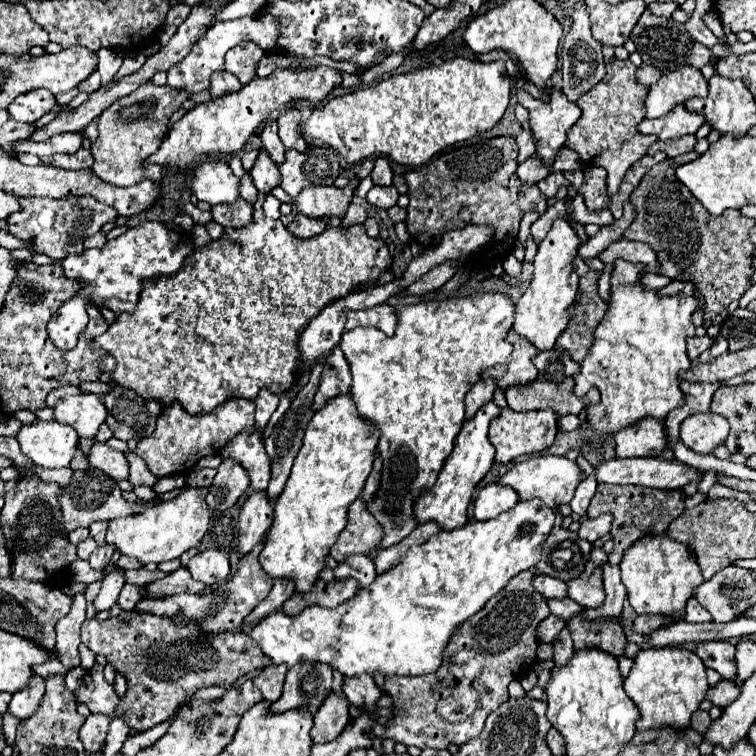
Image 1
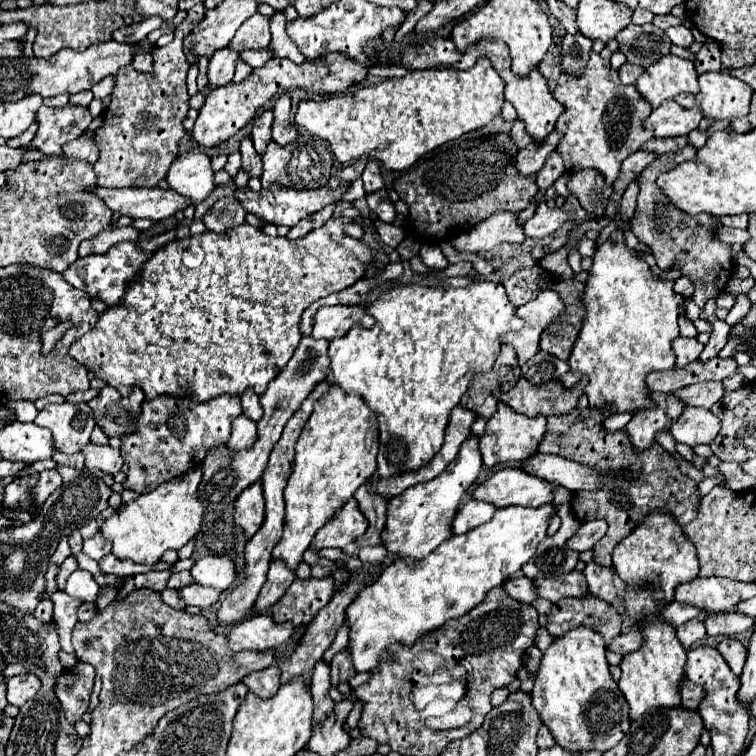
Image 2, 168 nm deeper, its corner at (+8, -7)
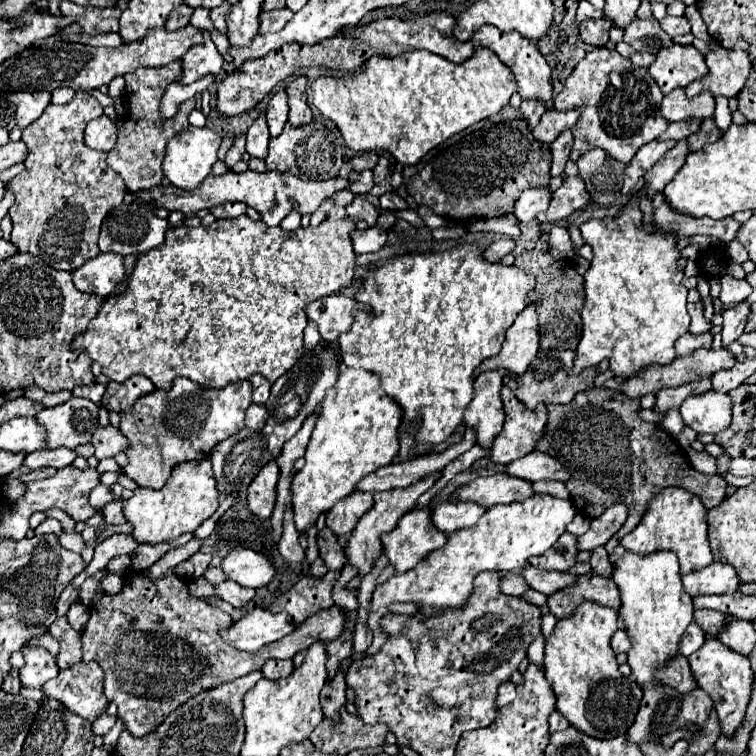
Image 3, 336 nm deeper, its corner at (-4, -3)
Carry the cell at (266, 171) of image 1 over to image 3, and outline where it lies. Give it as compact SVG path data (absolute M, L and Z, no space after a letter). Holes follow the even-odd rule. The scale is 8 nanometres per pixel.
M260 113L258 119L252 123L252 127L246 133L246 151L252 157L264 159L268 153L268 141L270 141L270 133L266 125L266 115Z

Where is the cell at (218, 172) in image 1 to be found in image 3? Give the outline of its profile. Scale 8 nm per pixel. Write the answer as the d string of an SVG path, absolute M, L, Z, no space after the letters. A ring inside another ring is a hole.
M186 127L178 135L174 135L170 139L170 143L166 145L164 161L162 161L164 177L178 189L186 189L186 191L196 189L208 177L212 165L216 163L216 159L218 159L216 151L220 147L220 141L222 141L222 137L208 127L200 127L200 129L198 127Z

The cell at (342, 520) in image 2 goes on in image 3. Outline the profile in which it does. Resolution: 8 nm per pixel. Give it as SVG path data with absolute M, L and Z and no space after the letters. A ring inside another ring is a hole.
M354 491L348 495L348 499L340 499L332 511L326 515L326 525L336 533L336 535L348 535L358 519L372 507L372 493L362 493Z

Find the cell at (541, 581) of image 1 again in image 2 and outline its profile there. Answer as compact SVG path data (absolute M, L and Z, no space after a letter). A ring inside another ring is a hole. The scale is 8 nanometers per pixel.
M516 575L516 577L510 577L508 581L504 581L504 589L510 597L524 601L524 603L532 603L534 599L538 599L532 579L522 577L522 575Z

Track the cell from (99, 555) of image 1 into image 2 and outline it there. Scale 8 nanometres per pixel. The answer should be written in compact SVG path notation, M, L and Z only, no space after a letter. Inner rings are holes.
M98 533L98 535L94 535L92 539L84 539L84 549L82 549L82 553L88 555L90 559L94 559L94 561L100 561L100 559L104 559L104 557L110 553L110 545L108 545L108 541Z

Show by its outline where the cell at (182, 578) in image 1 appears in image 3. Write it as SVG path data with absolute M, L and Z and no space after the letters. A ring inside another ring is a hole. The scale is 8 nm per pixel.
M230 579L224 581L224 583L220 583L220 585L216 585L216 591L218 591L218 595L220 595L224 601L232 603L234 607L244 607L244 605L246 605L248 601L252 601L254 595L256 595L254 589L240 587L238 583L232 583Z

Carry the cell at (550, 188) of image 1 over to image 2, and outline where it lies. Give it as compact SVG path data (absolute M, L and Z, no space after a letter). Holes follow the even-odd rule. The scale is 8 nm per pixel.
M552 153L552 155L548 157L546 165L540 169L540 173L538 173L538 177L536 177L538 189L540 189L540 191L546 191L550 185L554 185L554 181L556 181L564 171L566 171L566 169L564 169L564 163L562 163L560 155L558 155L558 153Z

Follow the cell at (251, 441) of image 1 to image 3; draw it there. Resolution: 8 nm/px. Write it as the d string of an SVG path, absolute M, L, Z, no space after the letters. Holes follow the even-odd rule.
M252 403L246 411L246 425L254 431L260 431L264 427L264 421L268 419L268 409L264 405Z

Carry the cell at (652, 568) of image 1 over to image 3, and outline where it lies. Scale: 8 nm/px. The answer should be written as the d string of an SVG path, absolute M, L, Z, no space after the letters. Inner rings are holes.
M664 487L658 495L650 499L648 511L640 519L640 523L628 535L624 535L620 543L624 545L624 549L640 555L648 555L652 551L662 549L674 551L680 559L682 575L698 567L702 569L714 561L706 535L706 513L708 509L702 505L698 495L682 487Z

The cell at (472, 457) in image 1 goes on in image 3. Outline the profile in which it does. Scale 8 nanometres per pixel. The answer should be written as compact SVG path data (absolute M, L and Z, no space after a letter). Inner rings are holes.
M430 509L410 511L390 533L382 535L382 549L396 573L404 573L420 563L430 551L446 545L446 535L430 523Z

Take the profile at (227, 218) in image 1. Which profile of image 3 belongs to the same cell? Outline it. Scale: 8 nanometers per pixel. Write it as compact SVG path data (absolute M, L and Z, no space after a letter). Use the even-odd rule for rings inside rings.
M222 203L222 205L212 207L210 213L216 219L234 219L234 217L240 217L246 213L246 205L244 203Z

